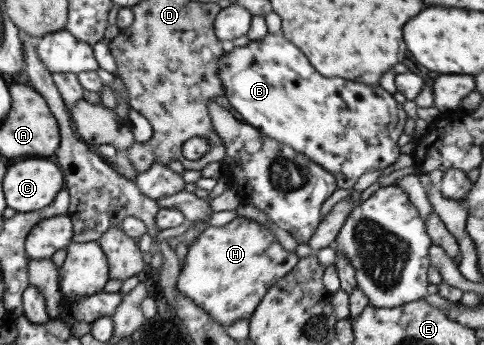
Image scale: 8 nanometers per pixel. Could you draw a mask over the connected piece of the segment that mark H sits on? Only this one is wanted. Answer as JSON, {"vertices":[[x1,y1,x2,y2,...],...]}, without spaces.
{"vertices":[[236,216,222,227,207,226,187,247,175,291,227,326,237,319,248,320,266,291,297,261,296,254,284,250,270,229]]}

